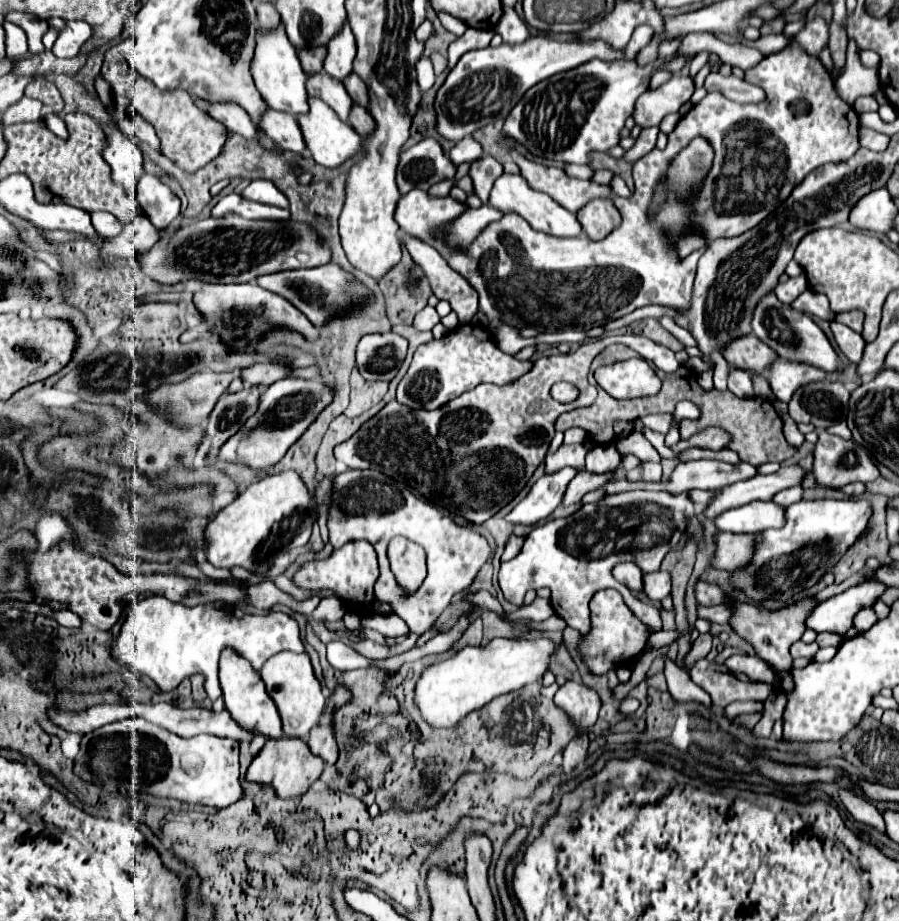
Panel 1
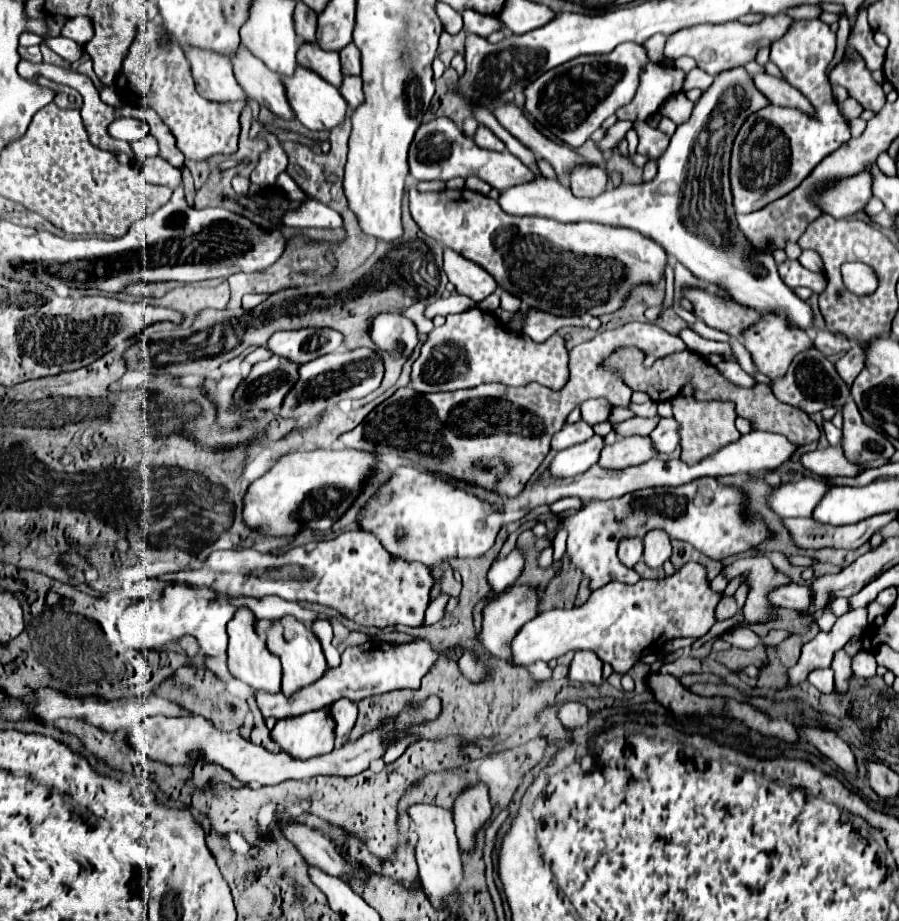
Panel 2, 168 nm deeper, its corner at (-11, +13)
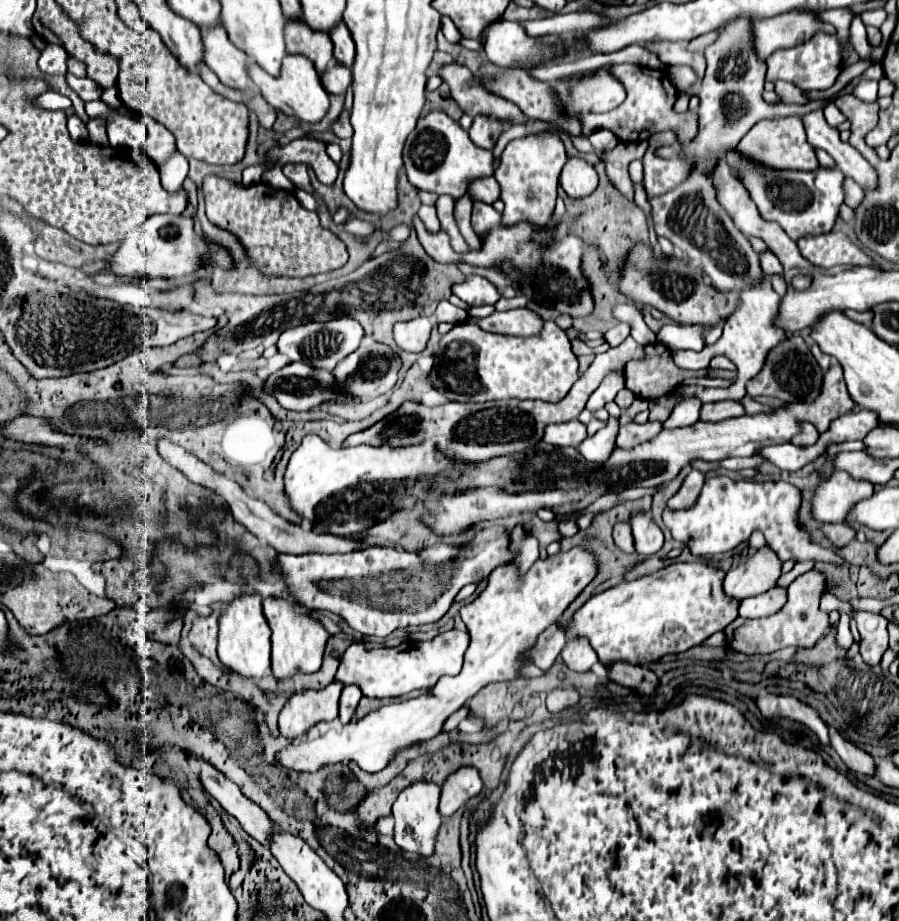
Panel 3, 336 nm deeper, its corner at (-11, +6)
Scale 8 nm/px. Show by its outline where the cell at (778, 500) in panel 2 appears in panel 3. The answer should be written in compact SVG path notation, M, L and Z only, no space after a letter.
M834 471L834 475L828 481L820 481L816 489L812 501L814 517L824 523L842 523L852 507L872 497L872 493L872 483L854 479L846 471Z

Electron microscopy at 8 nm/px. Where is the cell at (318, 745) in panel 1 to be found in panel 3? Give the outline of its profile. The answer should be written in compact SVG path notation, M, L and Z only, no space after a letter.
M346 685L342 689L342 695L340 695L340 721L342 723L348 723L354 717L360 697L362 697L362 691L356 685Z

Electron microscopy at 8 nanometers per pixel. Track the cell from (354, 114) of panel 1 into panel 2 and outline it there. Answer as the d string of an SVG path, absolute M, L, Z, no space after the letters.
M346 76L344 78L344 88L340 90L344 100L348 102L350 108L358 108L364 104L364 90L362 90L362 78L360 76Z

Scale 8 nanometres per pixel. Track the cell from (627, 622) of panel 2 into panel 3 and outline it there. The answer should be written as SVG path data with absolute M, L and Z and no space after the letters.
M672 563L652 575L638 577L634 581L622 581L592 599L588 599L576 613L572 623L564 623L568 637L584 635L590 639L592 649L596 651L600 663L608 665L614 663L616 659L626 659L632 665L640 665L646 659L648 661L658 661L660 657L668 653L682 653L702 641L706 641L710 635L716 631L722 631L728 627L738 617L738 607L740 601L732 599L724 593L722 581L726 577L726 571L716 569L712 565L704 563Z

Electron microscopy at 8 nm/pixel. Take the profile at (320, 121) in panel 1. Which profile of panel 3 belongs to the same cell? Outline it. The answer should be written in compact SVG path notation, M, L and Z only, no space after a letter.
M286 53L282 59L282 67L280 67L280 75L272 77L266 71L262 71L256 63L248 63L248 77L252 79L252 83L260 89L262 97L278 111L292 115L300 121L320 121L326 111L328 111L328 93L324 91L322 83L320 83L320 75L318 71L312 67L312 61L304 55L290 55Z

